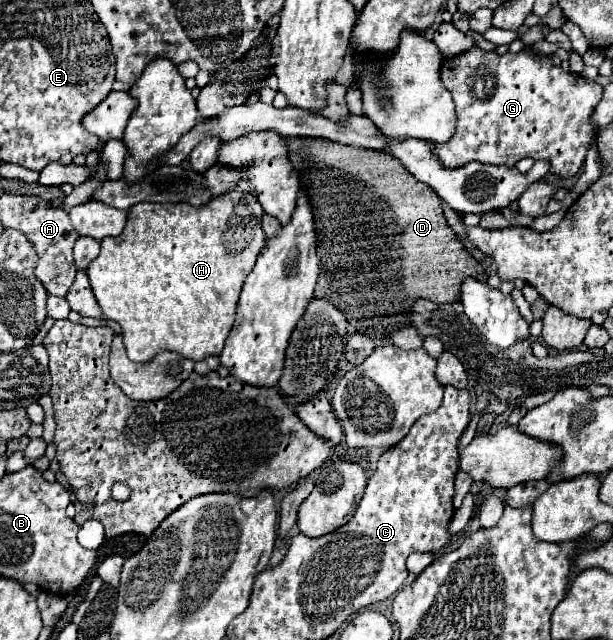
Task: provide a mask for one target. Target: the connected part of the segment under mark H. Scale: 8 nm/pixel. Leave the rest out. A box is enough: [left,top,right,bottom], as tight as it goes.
[86,187,266,363]

